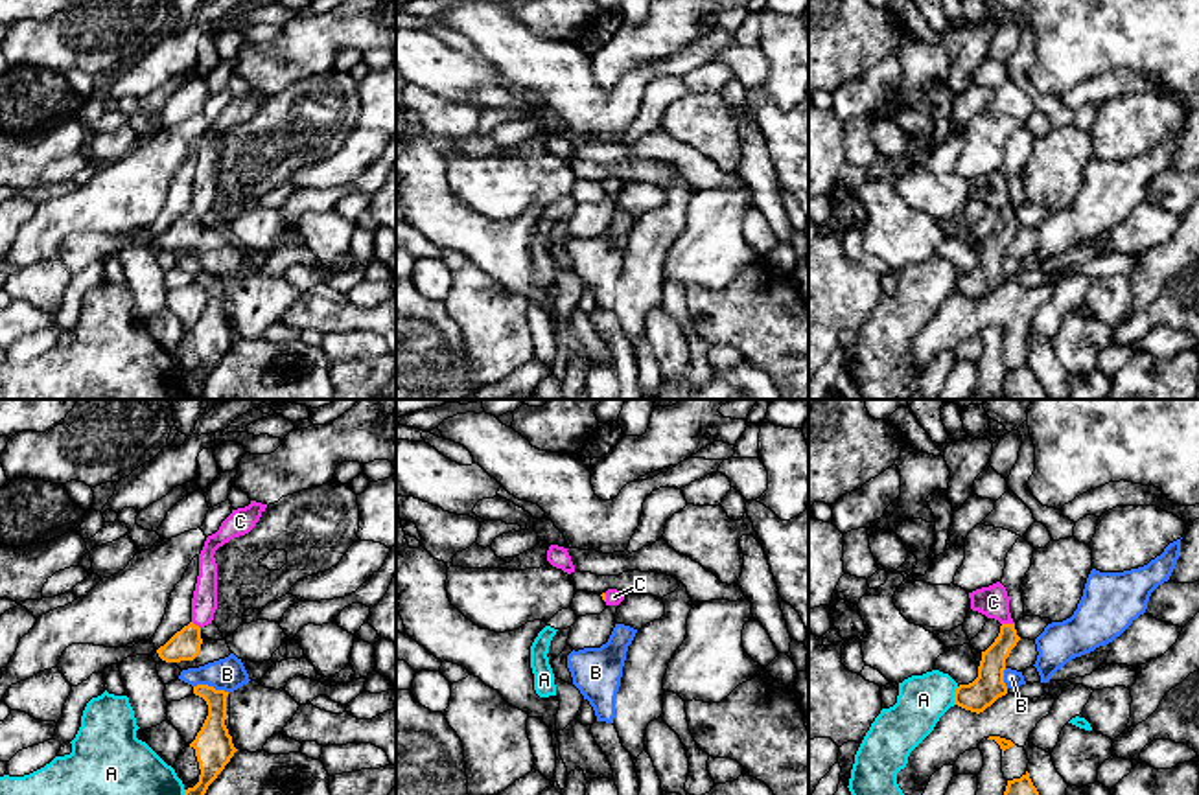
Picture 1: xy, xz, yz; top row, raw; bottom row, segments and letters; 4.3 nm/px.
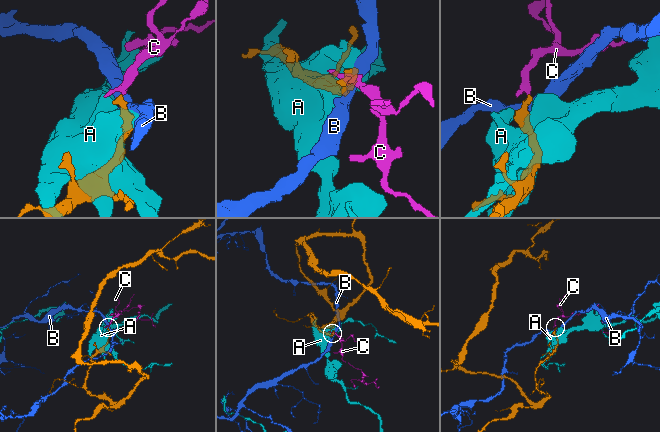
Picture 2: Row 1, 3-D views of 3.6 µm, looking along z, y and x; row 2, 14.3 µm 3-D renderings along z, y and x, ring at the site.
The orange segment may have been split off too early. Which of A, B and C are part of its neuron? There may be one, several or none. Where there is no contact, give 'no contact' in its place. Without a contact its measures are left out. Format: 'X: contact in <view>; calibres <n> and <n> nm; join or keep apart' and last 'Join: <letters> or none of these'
A: contact in yz; calibres 140 and 220 nm; keep apart
B: contact in xy; calibres 160 and 150 nm; keep apart
C: contact in yz; calibres 110 and 140 nm; join
Join: C

